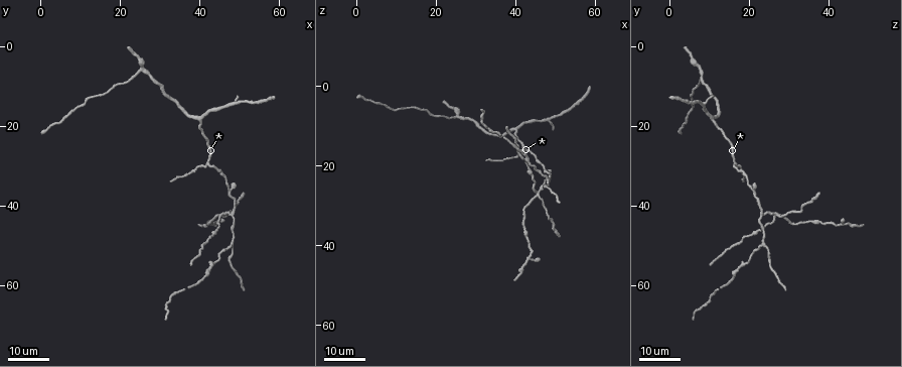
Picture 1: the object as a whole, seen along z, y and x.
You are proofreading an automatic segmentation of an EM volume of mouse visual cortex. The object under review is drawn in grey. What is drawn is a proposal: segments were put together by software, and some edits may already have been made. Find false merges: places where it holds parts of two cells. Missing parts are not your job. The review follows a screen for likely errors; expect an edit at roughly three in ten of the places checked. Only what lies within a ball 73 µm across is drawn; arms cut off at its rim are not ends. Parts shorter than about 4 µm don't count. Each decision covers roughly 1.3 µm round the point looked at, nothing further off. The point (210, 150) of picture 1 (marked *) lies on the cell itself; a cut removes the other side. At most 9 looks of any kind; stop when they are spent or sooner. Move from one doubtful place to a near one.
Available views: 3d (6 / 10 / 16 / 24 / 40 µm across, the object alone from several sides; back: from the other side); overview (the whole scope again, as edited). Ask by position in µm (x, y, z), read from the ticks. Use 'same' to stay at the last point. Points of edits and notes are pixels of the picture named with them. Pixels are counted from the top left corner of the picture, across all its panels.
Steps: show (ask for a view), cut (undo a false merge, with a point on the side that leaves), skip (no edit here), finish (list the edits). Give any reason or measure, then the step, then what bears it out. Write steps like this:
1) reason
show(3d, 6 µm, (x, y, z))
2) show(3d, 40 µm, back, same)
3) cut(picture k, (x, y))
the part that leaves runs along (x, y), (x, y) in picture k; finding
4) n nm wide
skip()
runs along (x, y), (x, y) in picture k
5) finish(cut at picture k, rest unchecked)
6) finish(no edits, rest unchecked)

branch point
show(3d, 16 µm, (48.0, 41.5, 23.5))

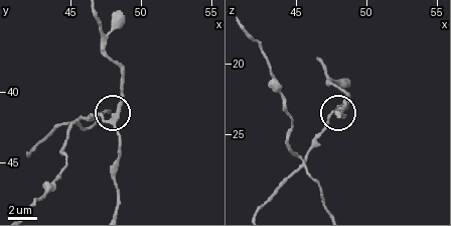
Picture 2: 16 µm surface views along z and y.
show(3d, 6 µm, same)

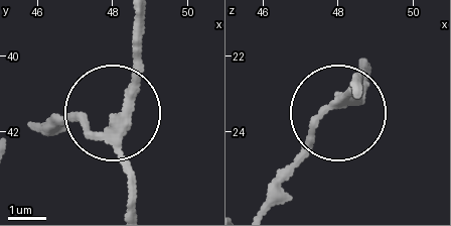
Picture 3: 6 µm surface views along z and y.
skip()
runs along (132, 24), (132, 92), (122, 111), (103, 127), (38, 121) in picture 3; continuous, no second cell

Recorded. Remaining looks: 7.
show(3d, 24 µm, (45.5, 42.5, 27.0))

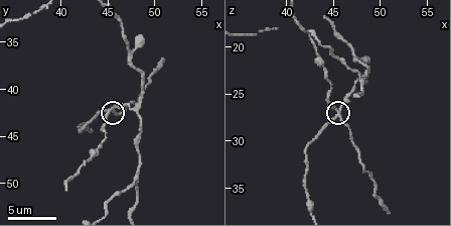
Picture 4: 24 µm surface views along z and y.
show(3d, 10 µm, (45.6, 42.0, 26.6))

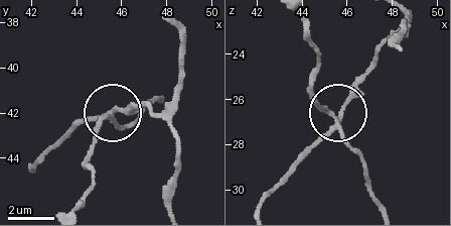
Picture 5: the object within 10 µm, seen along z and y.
4 arms
cut(picture 5, (93, 139))
two cells meet here

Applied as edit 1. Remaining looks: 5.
arms part here
show(3d, 6 µm, (48.0, 49.8, 23.8))

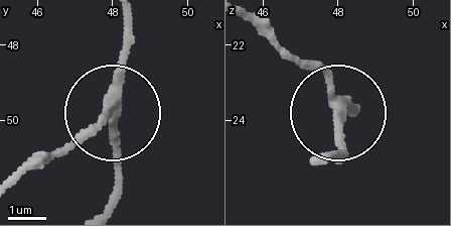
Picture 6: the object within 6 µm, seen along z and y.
3 arms
skip()
all the same cell

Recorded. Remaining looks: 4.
three arms meet
show(3d, 16 µm, (24.5, 5.5, 7.5))

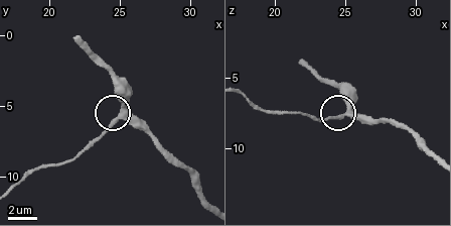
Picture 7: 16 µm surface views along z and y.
zoom in
show(3d, 10 µm, (25.0, 5.6, 7.6))

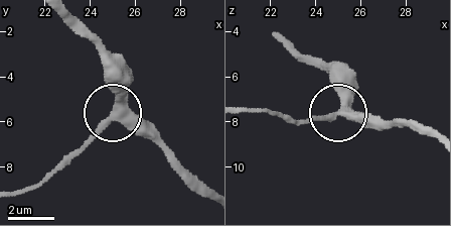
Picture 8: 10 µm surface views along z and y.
350 nm wide
skip()
runs along (203, 189), (163, 148), (129, 130), (114, 113), (117, 58) in picture 8; continuous, no second cell

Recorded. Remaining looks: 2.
finish(cut at picture 5, rest unchecked)

